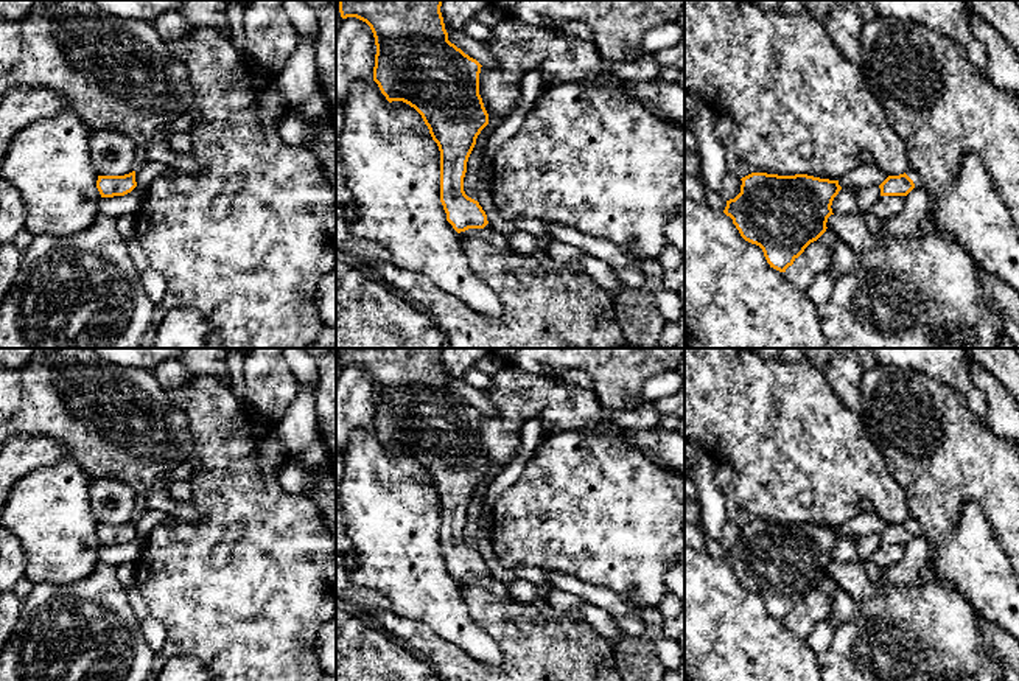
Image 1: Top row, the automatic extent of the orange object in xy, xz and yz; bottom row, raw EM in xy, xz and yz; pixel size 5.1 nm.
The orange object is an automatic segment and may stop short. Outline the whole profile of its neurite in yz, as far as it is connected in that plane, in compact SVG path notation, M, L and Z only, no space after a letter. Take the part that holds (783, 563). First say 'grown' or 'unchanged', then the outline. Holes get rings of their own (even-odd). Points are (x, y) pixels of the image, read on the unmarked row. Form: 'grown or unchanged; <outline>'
unchanged; M751 521L741 527L741 541L727 549L723 561L733 568L741 585L762 597L770 616L786 620L789 614L826 580L832 549L842 538L839 529L807 522L778 524Z

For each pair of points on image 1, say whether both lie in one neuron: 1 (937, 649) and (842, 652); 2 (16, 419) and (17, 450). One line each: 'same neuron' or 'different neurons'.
1: same neuron
2: different neurons

